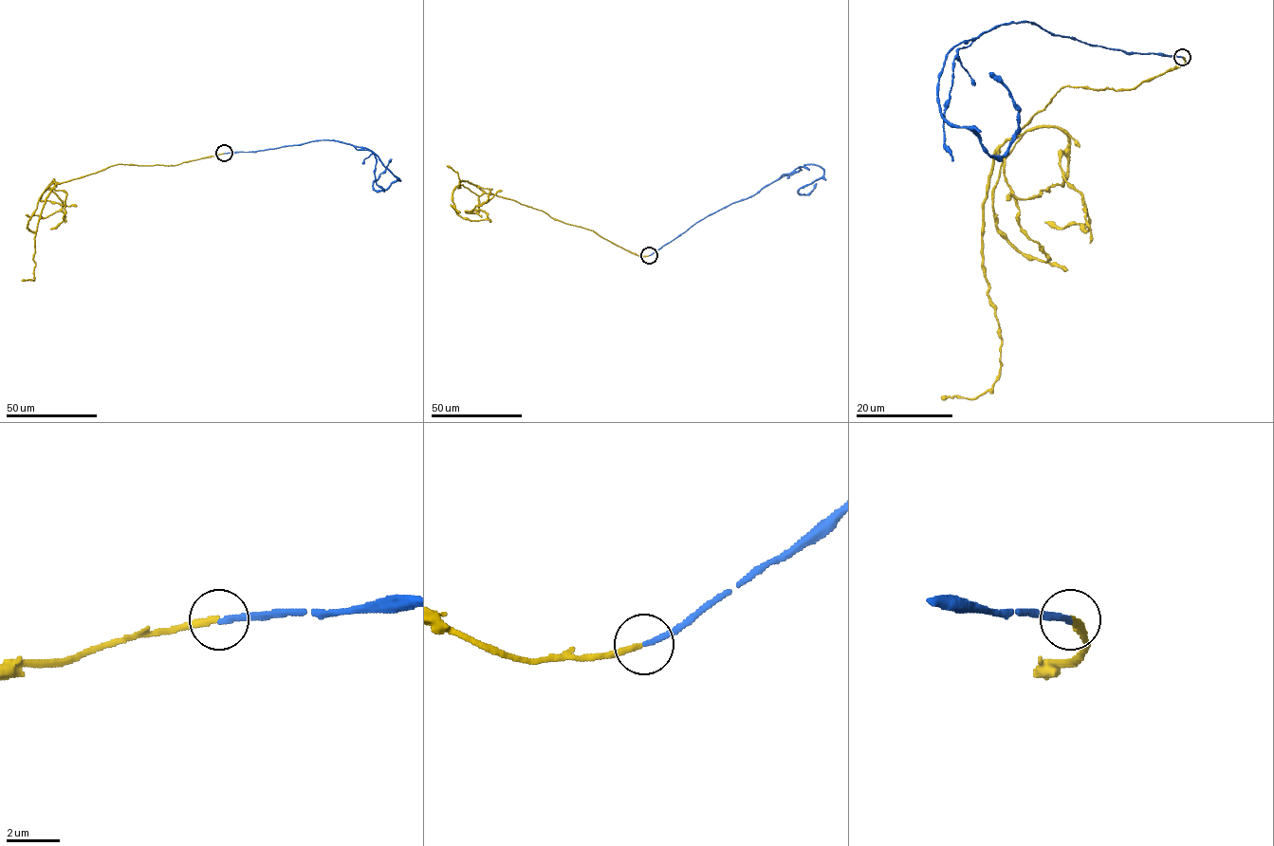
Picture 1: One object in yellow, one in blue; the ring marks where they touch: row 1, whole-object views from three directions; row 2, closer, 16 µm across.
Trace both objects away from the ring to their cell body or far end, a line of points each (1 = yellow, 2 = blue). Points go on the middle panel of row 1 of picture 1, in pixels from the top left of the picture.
1: (649, 255), (635, 254), (592, 230), (485, 193), (469, 181), (462, 181), (458, 188), (458, 174), (447, 165)
2: (649, 255), (707, 216), (754, 195), (799, 168), (818, 165), (823, 174), (798, 193), (807, 194), (816, 183)

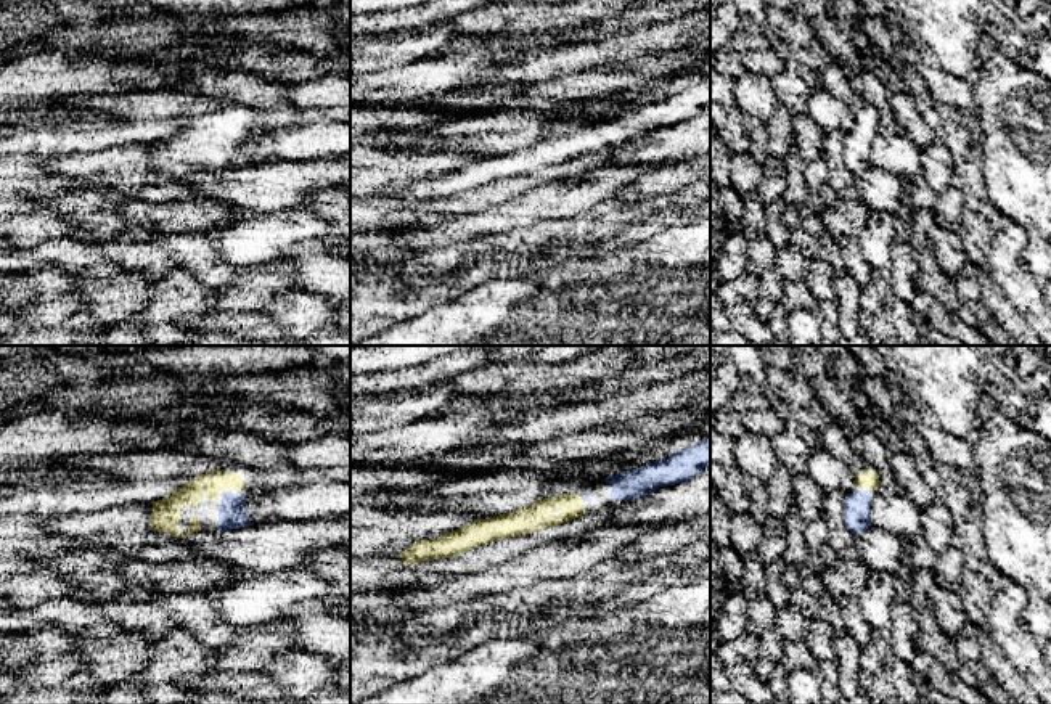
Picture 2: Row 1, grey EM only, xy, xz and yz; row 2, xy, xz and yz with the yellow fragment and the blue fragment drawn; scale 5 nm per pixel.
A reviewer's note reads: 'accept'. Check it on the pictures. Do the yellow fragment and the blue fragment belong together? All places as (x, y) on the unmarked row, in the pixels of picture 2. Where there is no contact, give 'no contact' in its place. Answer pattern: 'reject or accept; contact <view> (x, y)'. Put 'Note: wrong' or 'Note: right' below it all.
accept; contact yz (868, 129)
Note: right

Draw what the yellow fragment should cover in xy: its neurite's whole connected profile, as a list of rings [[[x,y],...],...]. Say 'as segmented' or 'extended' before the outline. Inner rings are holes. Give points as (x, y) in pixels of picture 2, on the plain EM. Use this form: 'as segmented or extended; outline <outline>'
extended; outline [[[214,109],[202,116],[193,117],[188,124],[175,129],[172,135],[157,141],[151,141],[154,149],[151,153],[149,166],[156,172],[170,174],[178,178],[199,172],[199,159],[194,154],[190,158],[188,170],[183,175],[178,172],[180,148],[201,143],[202,135],[207,141],[212,141],[219,137],[220,130],[225,130],[227,133],[223,135],[219,148],[219,172],[254,164],[244,153],[244,143],[249,138],[246,135],[238,137],[233,133],[243,127],[244,119],[231,111],[222,113]]]

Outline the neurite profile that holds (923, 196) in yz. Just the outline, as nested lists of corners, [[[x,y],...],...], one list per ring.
[[[919,174],[916,177],[902,178],[903,191],[910,196],[913,211],[934,211],[937,206],[939,193],[935,193],[927,180]]]

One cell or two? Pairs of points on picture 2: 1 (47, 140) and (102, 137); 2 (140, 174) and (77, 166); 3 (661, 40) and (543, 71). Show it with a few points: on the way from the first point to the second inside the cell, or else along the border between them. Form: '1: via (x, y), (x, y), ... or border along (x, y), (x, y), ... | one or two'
1: via (60, 140), (89, 140) | one
2: via (124, 169), (94, 169) | one
3: via (632, 45), (572, 58) | one

